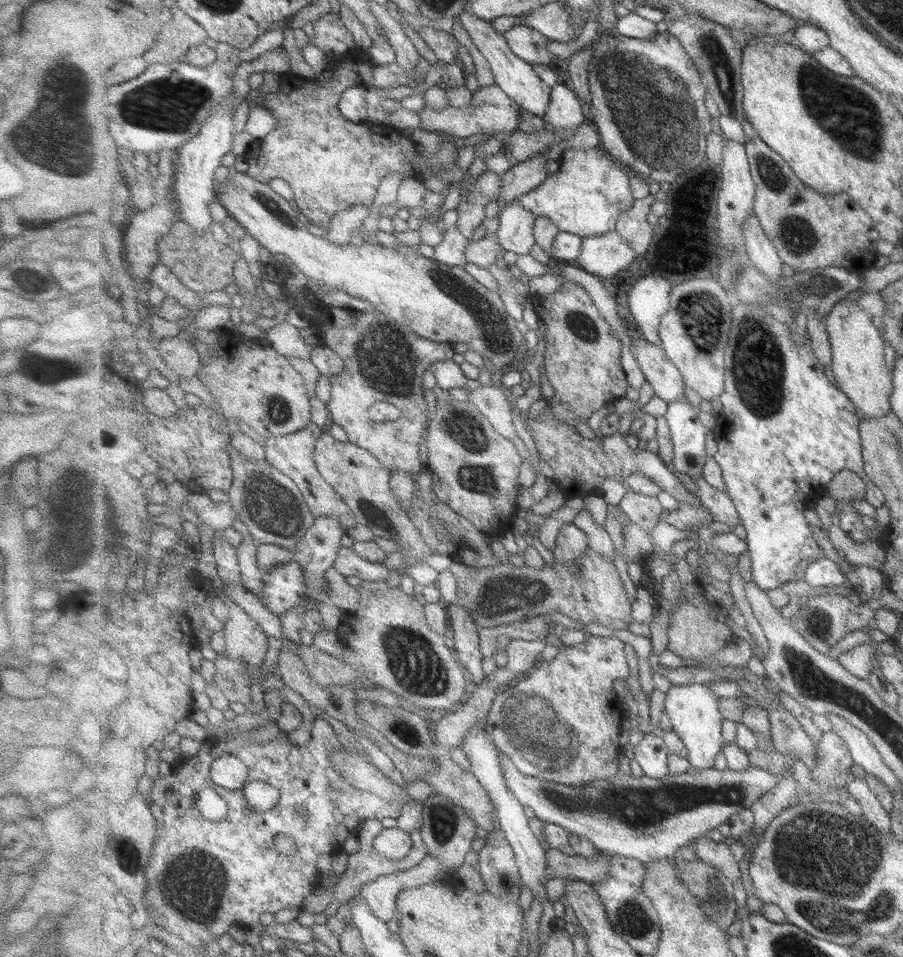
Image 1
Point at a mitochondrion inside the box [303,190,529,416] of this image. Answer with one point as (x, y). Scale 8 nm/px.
(379, 363)

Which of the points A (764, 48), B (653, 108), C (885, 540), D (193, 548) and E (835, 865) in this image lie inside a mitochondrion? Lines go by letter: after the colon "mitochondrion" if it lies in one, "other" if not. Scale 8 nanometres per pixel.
A: other
B: mitochondrion
C: other
D: other
E: mitochondrion

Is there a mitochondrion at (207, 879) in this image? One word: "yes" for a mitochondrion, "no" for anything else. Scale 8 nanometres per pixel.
yes

